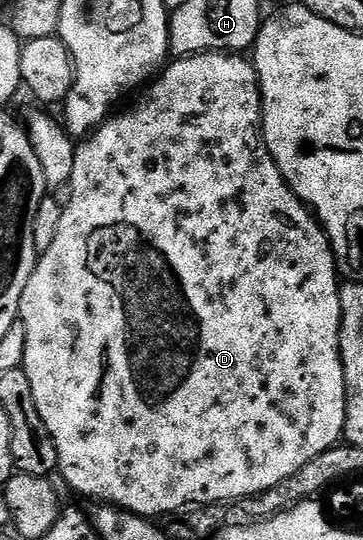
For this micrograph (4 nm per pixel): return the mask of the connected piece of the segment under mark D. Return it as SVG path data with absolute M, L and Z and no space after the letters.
M194 53L192 57L181 57L172 60L146 86L143 98L136 109L128 113L112 115L90 134L76 148L69 190L71 202L62 206L63 214L50 245L42 250L35 262L35 270L29 275L29 283L25 283L25 291L19 304L18 324L25 331L25 355L21 368L29 379L29 387L33 393L33 403L43 425L43 433L52 447L57 451L57 473L67 480L67 485L75 493L83 497L92 497L95 503L106 503L116 509L124 509L136 517L159 519L164 515L178 513L188 505L218 505L220 503L238 503L244 497L256 497L259 493L269 491L269 487L277 487L277 483L285 483L289 475L301 471L309 459L317 459L326 449L333 449L340 444L345 427L347 414L347 388L345 387L345 371L339 358L339 327L341 325L341 309L339 303L340 278L335 268L335 254L327 242L327 234L322 225L313 216L310 209L300 201L297 194L287 186L277 163L271 157L267 144L263 141L263 96L259 93L259 76L254 64L246 61L246 56L234 53Z

